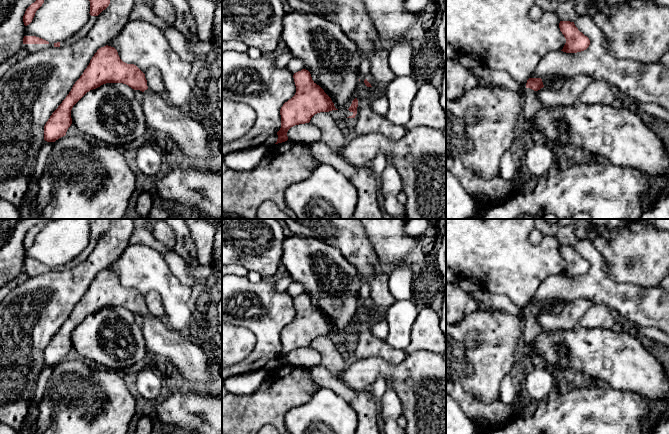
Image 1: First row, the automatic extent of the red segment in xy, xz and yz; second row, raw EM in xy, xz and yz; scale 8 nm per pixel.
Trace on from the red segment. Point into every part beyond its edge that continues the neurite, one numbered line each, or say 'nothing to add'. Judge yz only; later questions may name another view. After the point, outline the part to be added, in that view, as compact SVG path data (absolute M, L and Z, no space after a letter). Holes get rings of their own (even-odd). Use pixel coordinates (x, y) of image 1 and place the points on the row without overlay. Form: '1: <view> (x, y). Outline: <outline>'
1: yz (531, 329). Outline: M525 312L526 319L523 324L523 341L525 345L532 345L536 337L544 331L537 322L537 315Z

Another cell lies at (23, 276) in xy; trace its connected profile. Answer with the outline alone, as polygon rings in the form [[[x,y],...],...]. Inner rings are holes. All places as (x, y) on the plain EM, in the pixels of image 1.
[[[22,271],[16,278],[10,281],[6,286],[0,289],[0,304],[5,299],[6,295],[12,291],[17,285],[26,281],[30,276]]]

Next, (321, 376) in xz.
[[[317,365],[311,368],[310,374],[313,381],[320,388],[328,388],[335,391],[349,404],[356,398],[357,391],[344,385],[338,378],[334,377],[325,367]]]

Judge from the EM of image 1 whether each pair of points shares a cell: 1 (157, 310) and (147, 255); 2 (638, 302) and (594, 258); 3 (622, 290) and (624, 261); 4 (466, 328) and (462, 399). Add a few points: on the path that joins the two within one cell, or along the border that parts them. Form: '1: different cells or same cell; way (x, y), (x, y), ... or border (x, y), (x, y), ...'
1: different cells; border (148, 291), (156, 291), (159, 294), (164, 312)
2: same cell; way (624, 299), (598, 275), (598, 272)
3: different cells; border (607, 266), (614, 281), (646, 288)
4: different cells; border (456, 382), (479, 401), (483, 402)

